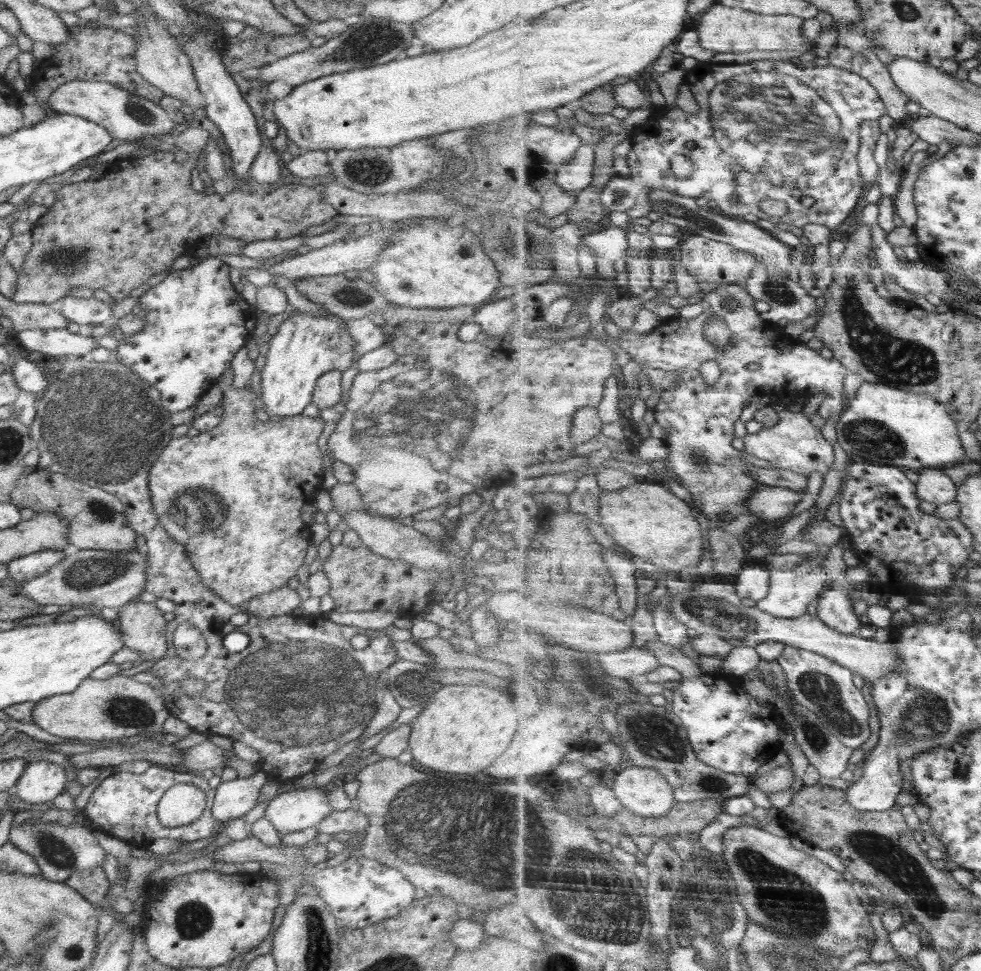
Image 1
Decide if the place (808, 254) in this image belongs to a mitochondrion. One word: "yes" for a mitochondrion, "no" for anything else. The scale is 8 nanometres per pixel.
no

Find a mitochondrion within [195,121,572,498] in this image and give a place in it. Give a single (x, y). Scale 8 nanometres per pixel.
(415, 414)

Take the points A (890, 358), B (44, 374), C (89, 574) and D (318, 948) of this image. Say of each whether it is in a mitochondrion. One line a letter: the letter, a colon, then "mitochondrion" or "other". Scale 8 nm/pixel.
A: mitochondrion
B: mitochondrion
C: mitochondrion
D: mitochondrion

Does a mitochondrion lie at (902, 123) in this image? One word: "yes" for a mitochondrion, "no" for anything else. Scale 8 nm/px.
no

